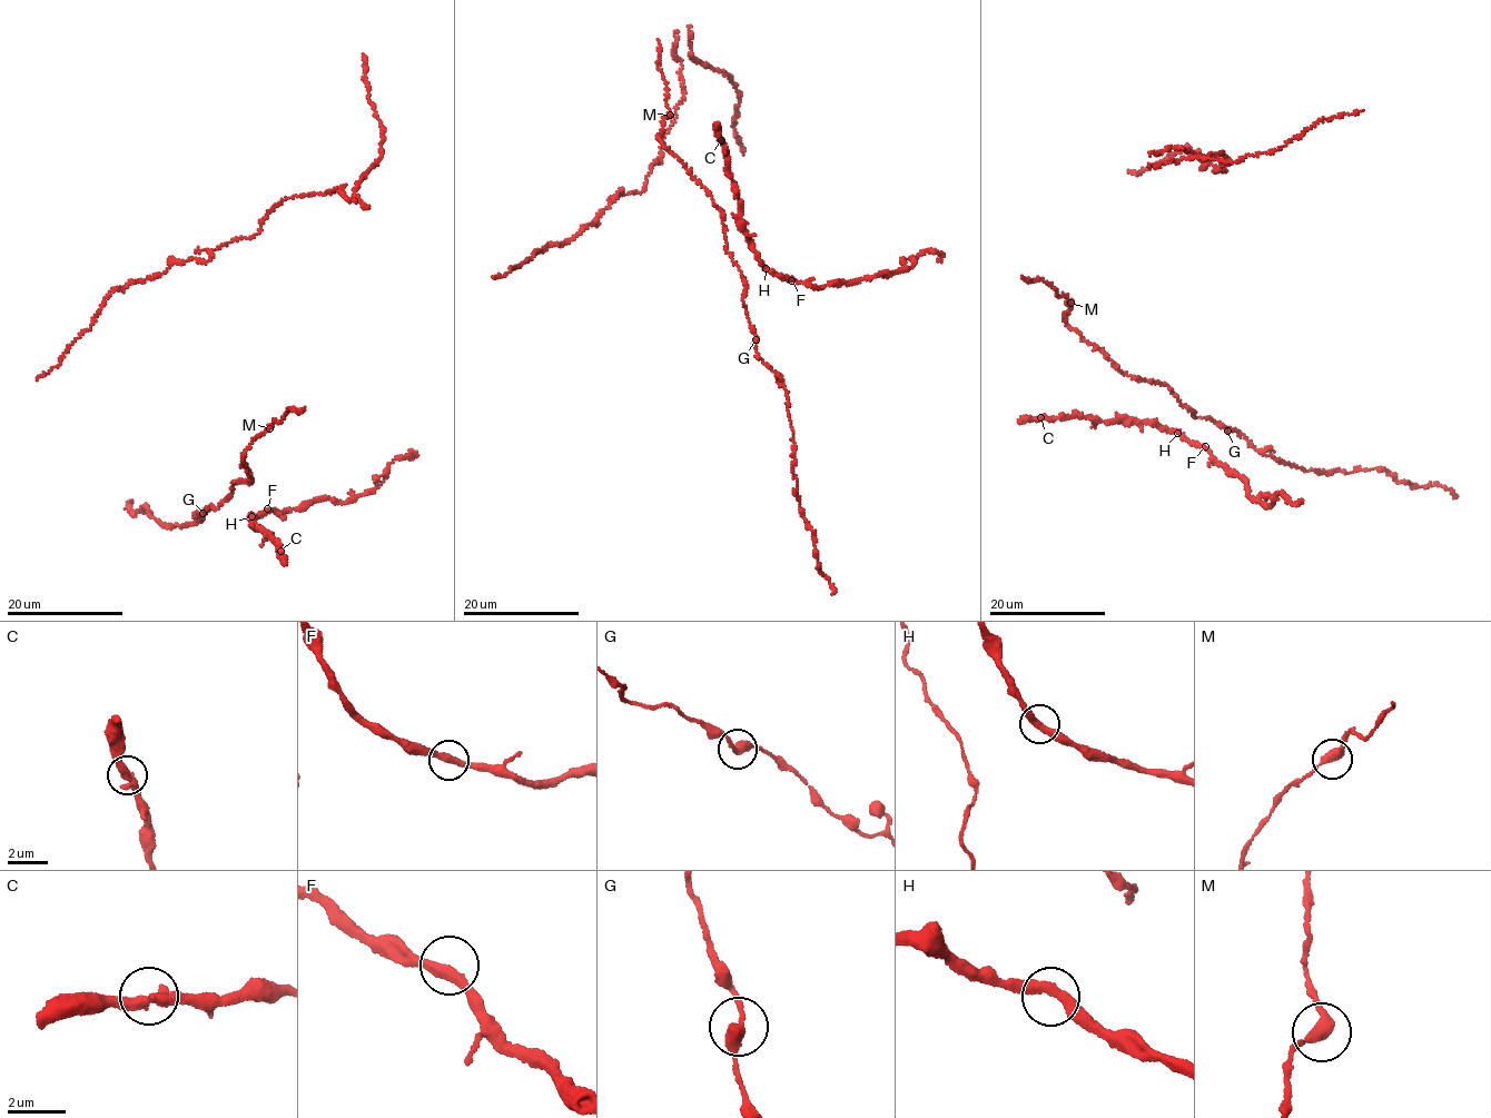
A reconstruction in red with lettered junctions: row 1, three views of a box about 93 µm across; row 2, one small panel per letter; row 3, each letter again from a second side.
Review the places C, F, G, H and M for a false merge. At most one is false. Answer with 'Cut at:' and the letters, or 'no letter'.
Cut at: no letter

